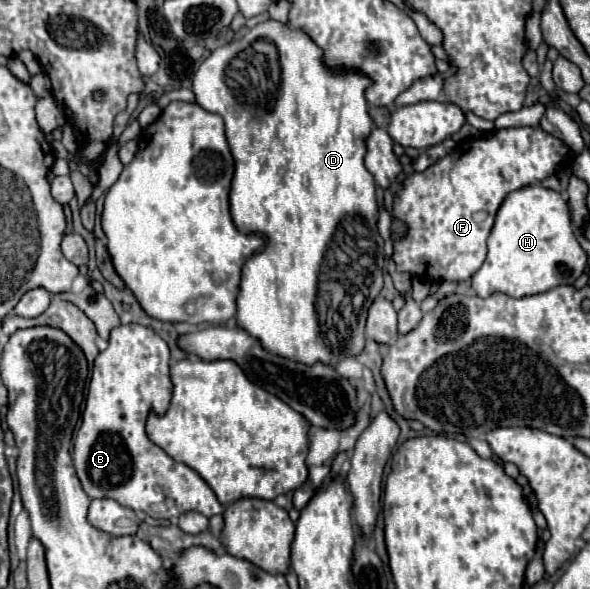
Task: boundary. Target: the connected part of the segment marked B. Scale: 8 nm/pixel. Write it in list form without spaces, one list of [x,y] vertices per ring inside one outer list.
[[[137,323],[115,327],[109,335],[109,347],[93,363],[83,423],[73,445],[73,465],[91,499],[109,497],[153,519],[177,519],[185,511],[199,511],[205,517],[223,513],[213,489],[191,467],[173,461],[145,435],[149,411],[165,413],[169,399],[167,343],[153,329]]]

